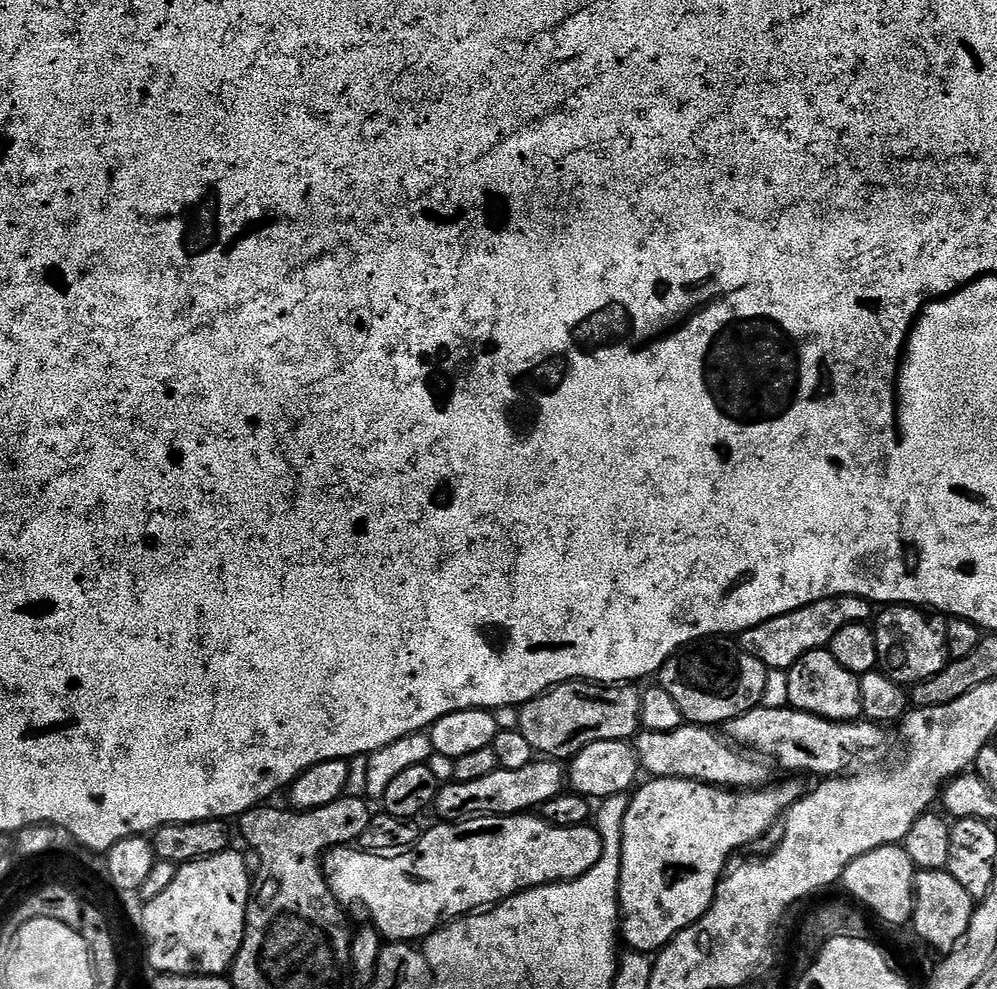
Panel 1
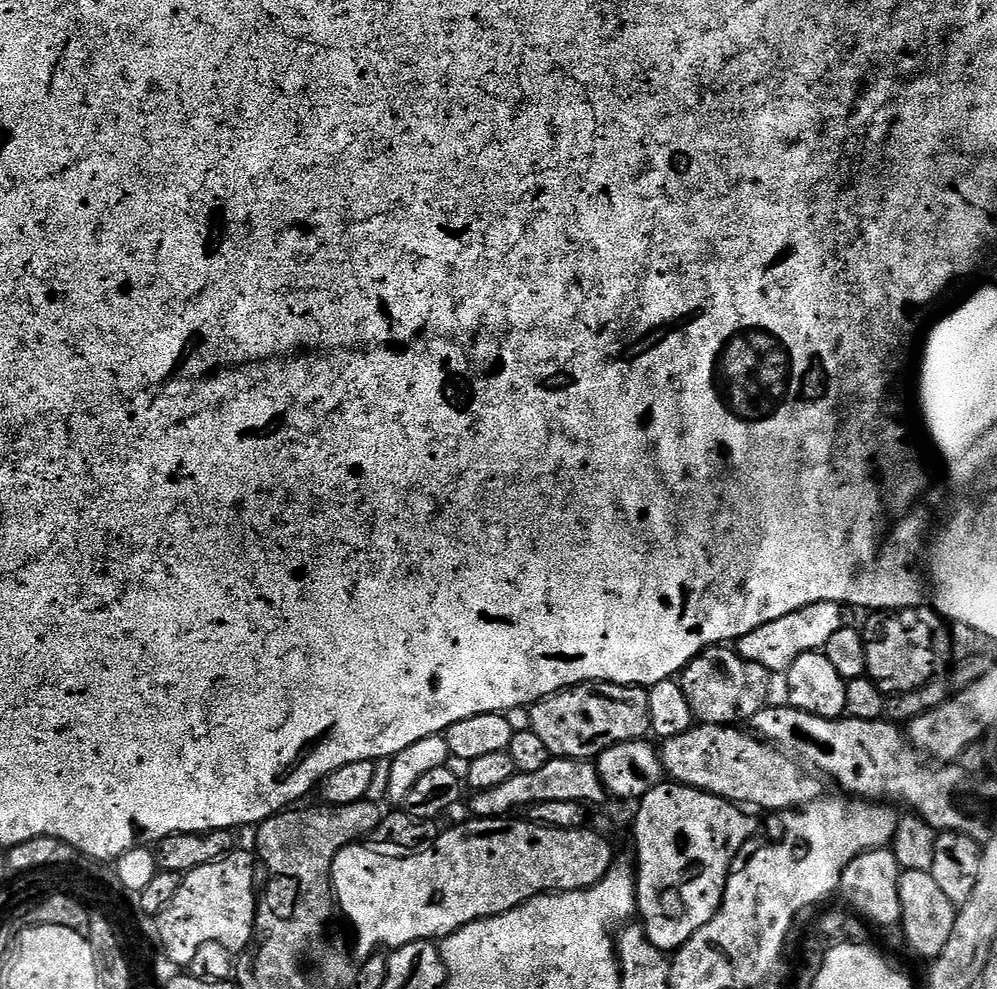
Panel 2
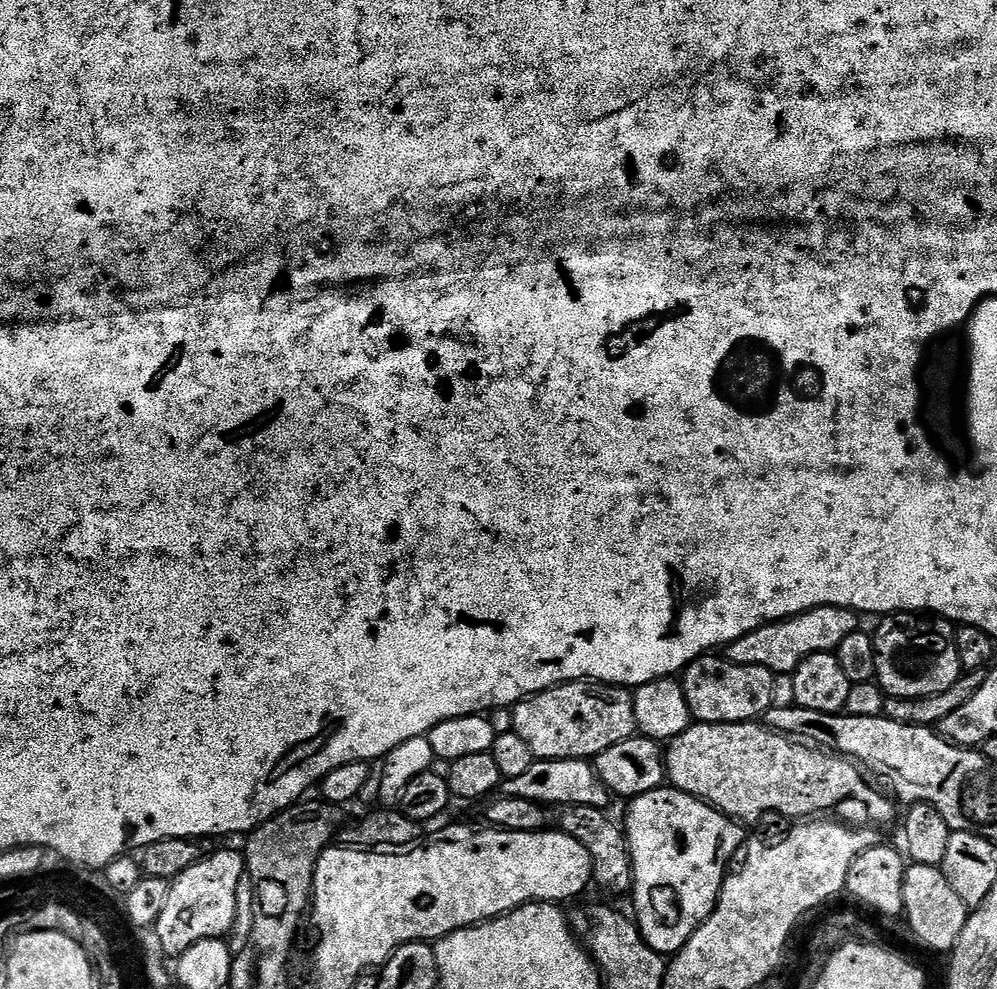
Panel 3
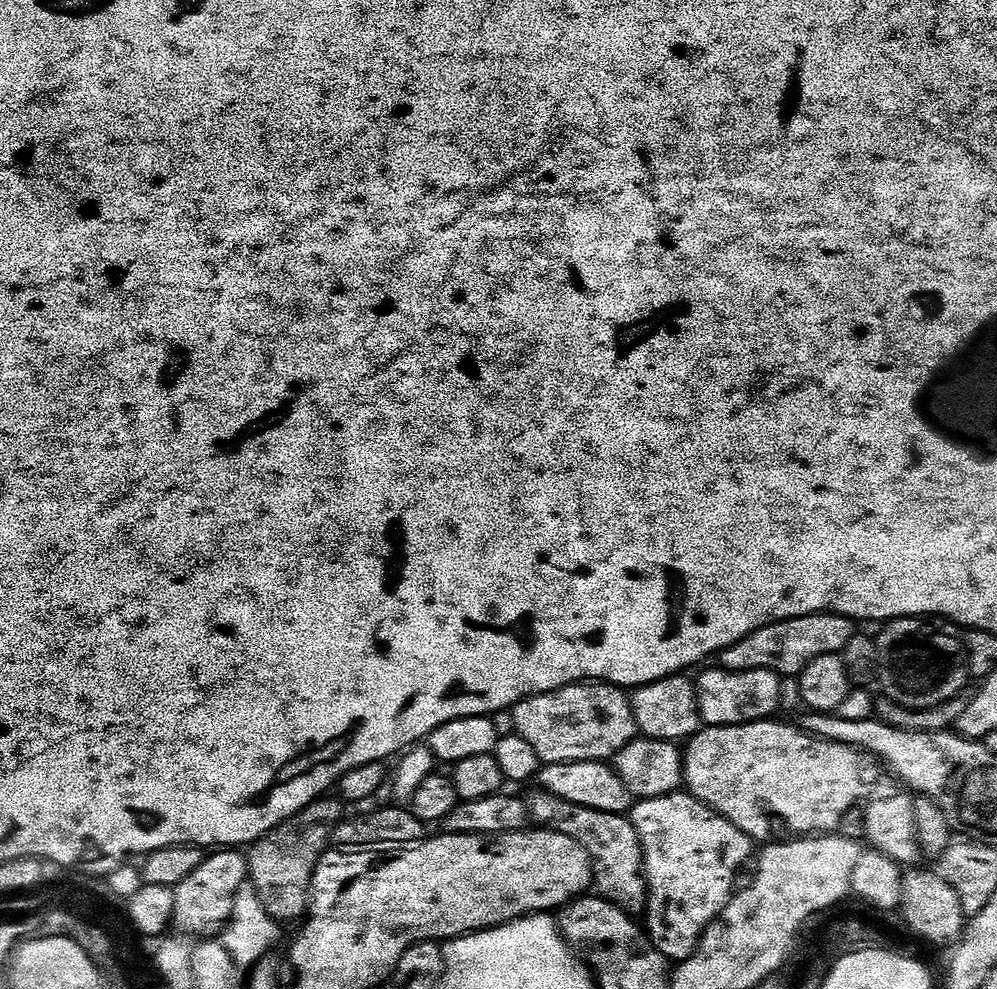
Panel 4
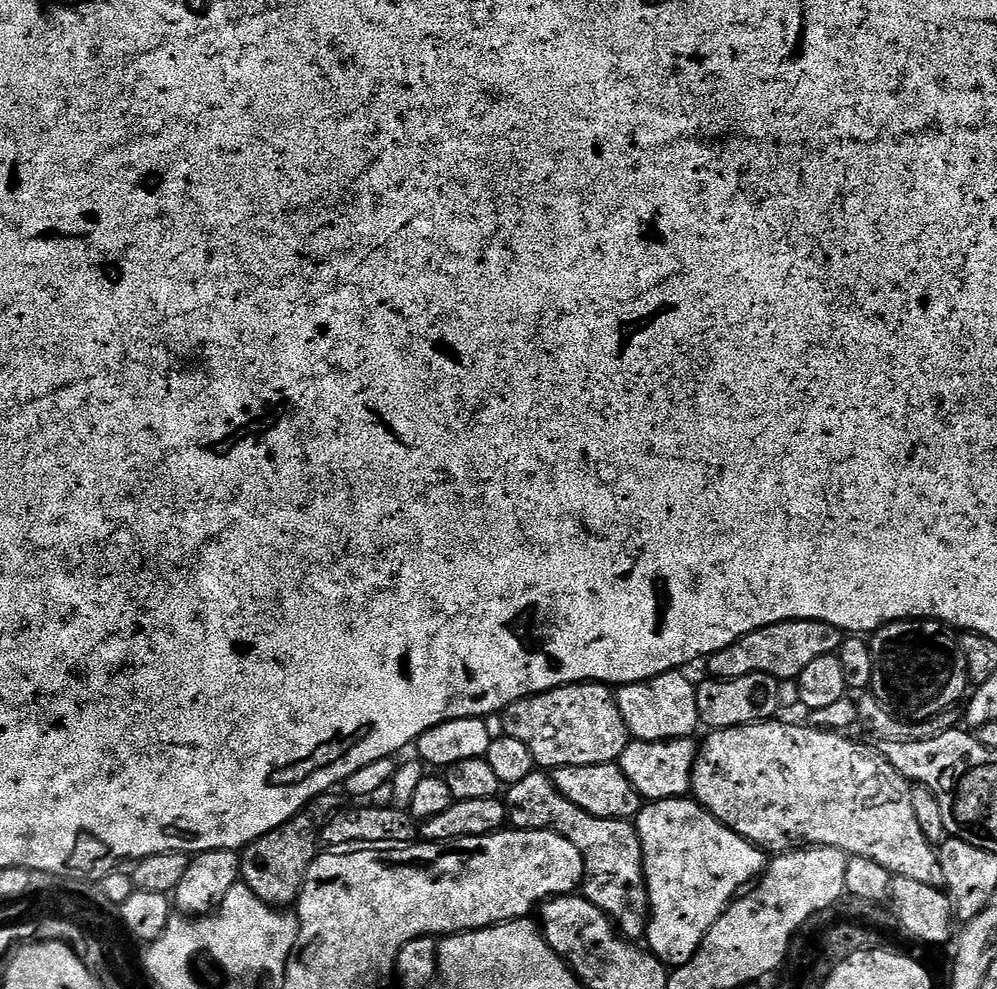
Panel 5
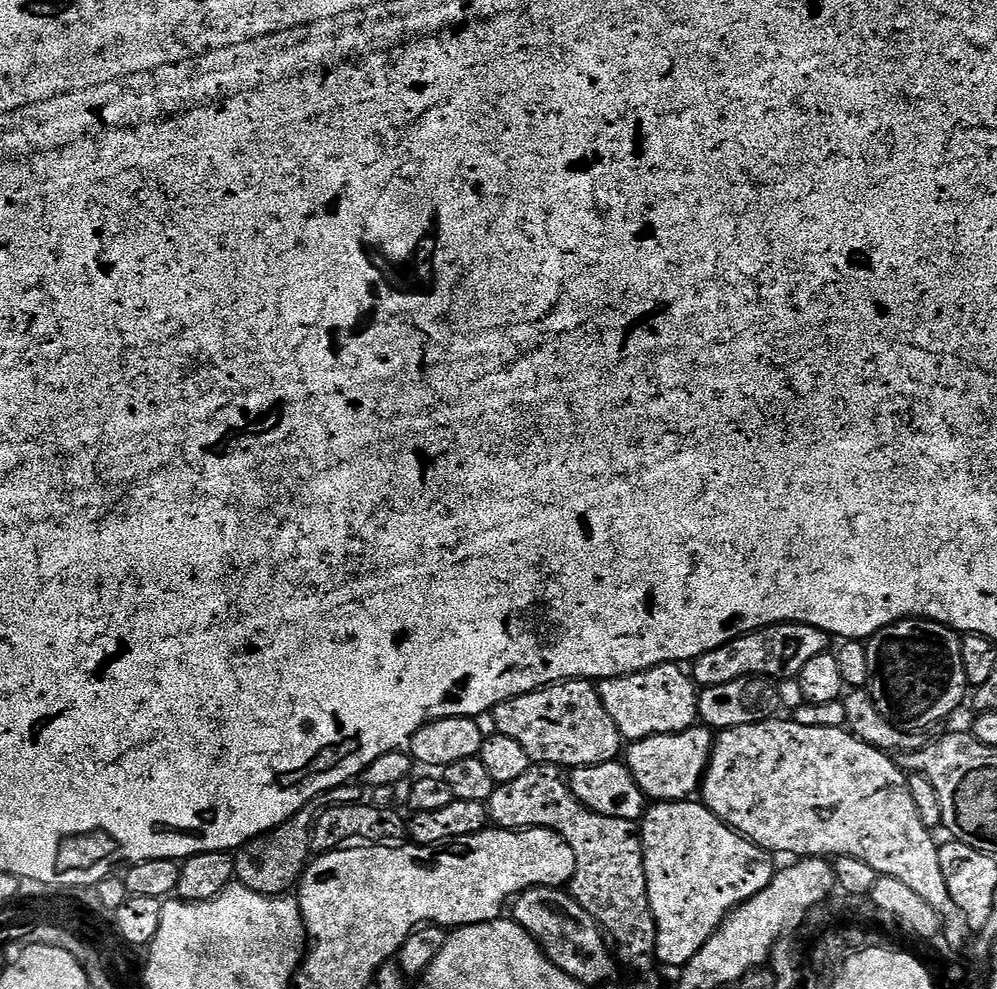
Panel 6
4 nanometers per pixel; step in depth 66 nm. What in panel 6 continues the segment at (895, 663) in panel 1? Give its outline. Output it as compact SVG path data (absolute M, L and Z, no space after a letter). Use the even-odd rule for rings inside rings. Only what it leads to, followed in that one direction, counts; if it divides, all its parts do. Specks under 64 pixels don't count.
M909 618L907 620L898 620L896 623L881 628L867 641L868 657L870 658L870 678L866 691L872 695L872 700L878 706L882 713L891 724L896 724L899 728L905 730L932 730L935 724L940 724L960 703L964 700L964 695L969 695L970 685L966 678L966 669L962 667L962 646L960 645L962 636L956 629L948 627L946 624L940 624L937 620L921 620L919 618Z

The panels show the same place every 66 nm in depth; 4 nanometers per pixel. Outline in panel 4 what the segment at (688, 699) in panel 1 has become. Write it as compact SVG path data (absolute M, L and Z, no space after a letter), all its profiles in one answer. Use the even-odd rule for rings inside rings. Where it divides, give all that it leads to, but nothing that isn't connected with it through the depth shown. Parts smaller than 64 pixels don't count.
M713 666L700 677L695 677L696 709L700 711L701 721L713 728L753 724L756 720L766 720L777 715L776 711L780 708L780 684L781 676L765 668L727 672L722 667Z

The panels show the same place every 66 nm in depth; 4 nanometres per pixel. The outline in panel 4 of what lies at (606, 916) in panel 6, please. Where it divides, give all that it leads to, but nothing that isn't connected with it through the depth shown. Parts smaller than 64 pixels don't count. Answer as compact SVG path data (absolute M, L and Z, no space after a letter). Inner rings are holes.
M535 790L523 797L528 811L528 819L533 825L549 832L566 834L566 838L574 838L592 863L592 883L595 895L608 900L622 911L629 914L645 911L646 881L644 879L643 857L640 841L631 819L619 812L603 812L586 806L578 806L574 802L566 802L554 794L543 790Z

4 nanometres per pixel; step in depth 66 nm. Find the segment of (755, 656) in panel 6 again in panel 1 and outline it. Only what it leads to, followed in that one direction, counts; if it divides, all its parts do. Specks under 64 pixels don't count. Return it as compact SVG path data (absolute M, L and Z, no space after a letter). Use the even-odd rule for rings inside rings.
M831 596L739 633L738 643L746 654L758 657L769 670L787 670L806 654L827 649L834 634L838 634L842 626L868 624L873 616L873 605L867 600L857 596Z

